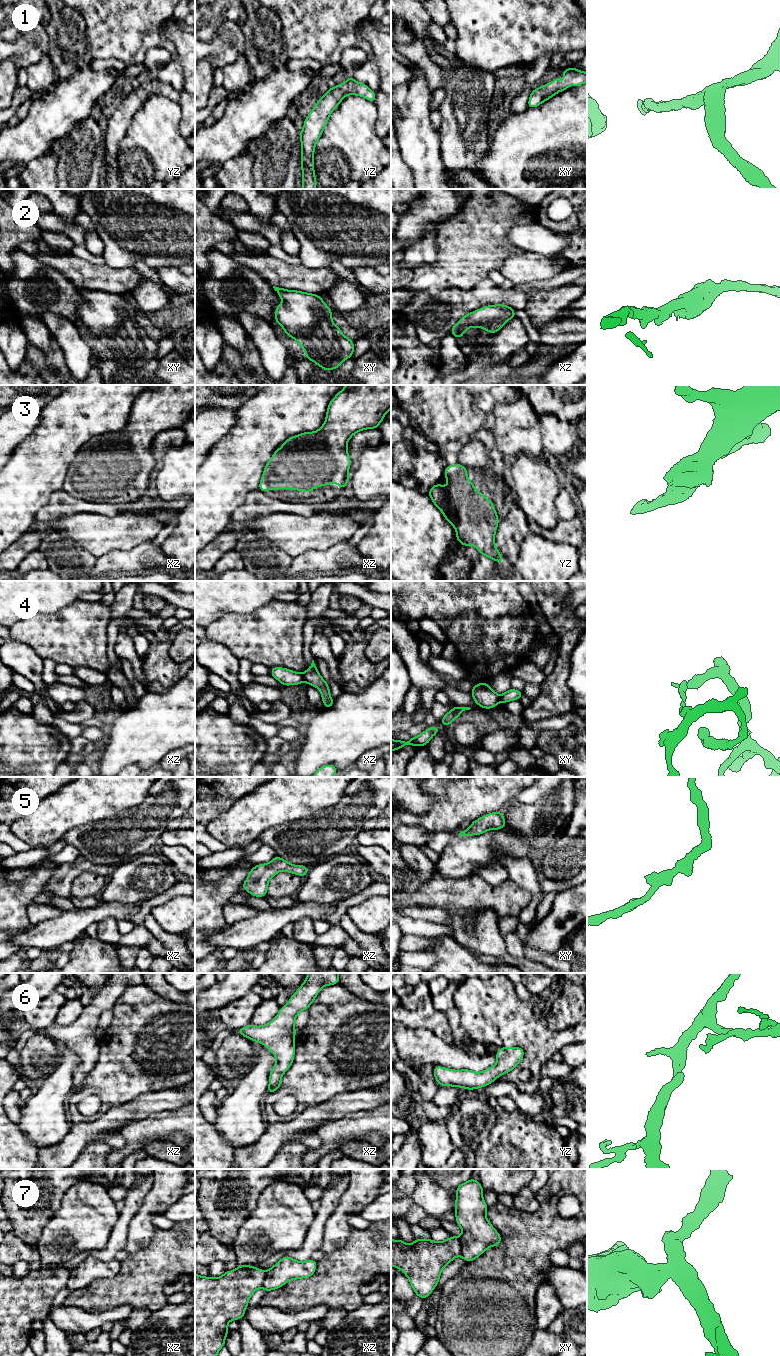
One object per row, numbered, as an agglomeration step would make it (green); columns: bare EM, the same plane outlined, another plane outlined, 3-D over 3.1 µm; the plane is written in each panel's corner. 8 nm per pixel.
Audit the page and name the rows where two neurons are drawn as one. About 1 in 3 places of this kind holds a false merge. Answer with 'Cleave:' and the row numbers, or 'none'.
Cleave: 4, 7

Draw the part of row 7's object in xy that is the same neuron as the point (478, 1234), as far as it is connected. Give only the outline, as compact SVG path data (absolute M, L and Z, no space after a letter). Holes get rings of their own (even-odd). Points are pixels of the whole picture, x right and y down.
M476 1179L461 1183L456 1188L456 1223L462 1229L459 1236L461 1257L471 1262L492 1246L501 1243L501 1235L486 1217L488 1205L483 1199L483 1188Z

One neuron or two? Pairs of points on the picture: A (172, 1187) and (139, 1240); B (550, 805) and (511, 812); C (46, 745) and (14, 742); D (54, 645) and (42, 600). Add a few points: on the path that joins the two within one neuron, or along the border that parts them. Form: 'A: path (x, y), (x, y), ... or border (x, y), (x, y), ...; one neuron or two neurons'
A: path (159, 1200), (144, 1215), (141, 1227); one neuron
B: path (540, 812), (521, 812); one neuron
C: path (38, 745), (22, 742); one neuron
D: border (68, 605), (55, 613), (42, 614); two neurons

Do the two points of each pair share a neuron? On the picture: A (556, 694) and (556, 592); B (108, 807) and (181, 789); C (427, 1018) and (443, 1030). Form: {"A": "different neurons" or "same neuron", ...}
{"A": "same neuron", "B": "different neurons", "C": "same neuron"}

